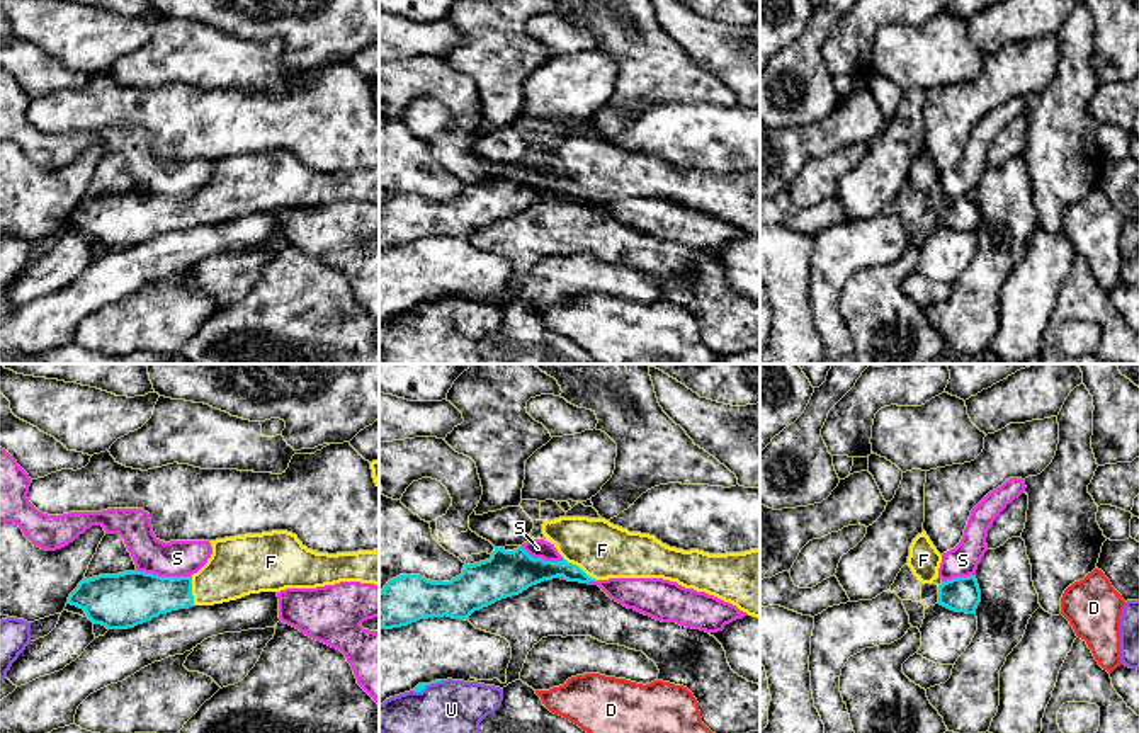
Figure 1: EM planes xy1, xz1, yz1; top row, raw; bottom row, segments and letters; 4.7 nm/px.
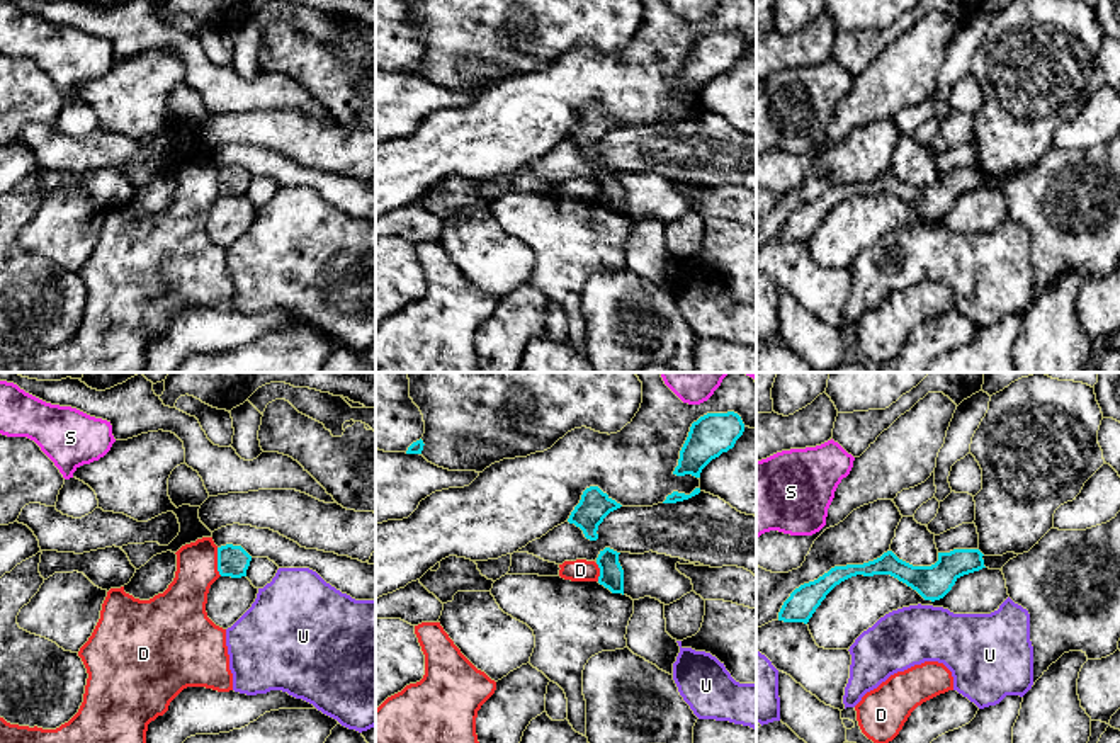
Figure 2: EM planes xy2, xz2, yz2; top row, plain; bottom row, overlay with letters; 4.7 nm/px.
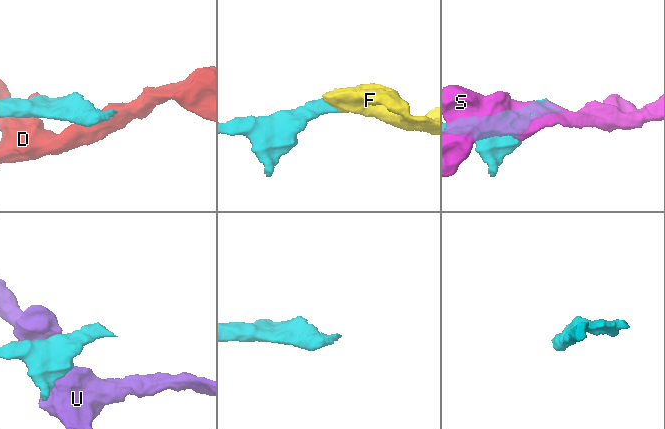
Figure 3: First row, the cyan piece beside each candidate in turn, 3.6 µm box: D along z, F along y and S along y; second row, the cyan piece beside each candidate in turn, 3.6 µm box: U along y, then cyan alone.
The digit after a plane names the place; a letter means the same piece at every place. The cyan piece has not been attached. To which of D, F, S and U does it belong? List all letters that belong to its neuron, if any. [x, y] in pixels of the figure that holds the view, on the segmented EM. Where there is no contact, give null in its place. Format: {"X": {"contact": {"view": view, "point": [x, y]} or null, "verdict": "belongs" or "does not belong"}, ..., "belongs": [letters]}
{"D": {"contact": {"view": "xy2", "point": [218, 561]}, "verdict": "does not belong"}, "F": {"contact": {"view": "xz1", "point": [578, 567]}, "verdict": "belongs"}, "S": {"contact": {"view": "xy1", "point": [164, 577]}, "verdict": "does not belong"}, "U": {"contact": {"view": "xz1", "point": [427, 684]}, "verdict": "does not belong"}, "belongs": ["F"]}

